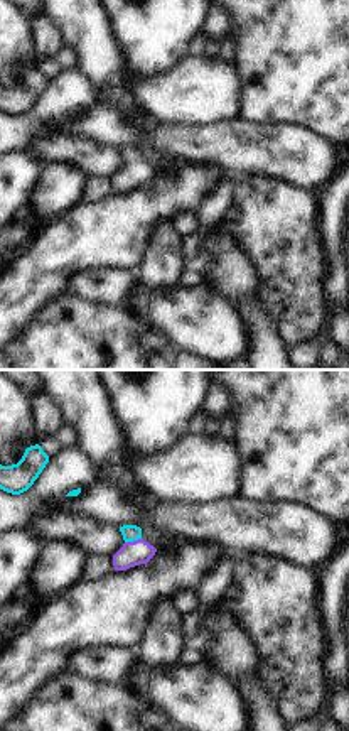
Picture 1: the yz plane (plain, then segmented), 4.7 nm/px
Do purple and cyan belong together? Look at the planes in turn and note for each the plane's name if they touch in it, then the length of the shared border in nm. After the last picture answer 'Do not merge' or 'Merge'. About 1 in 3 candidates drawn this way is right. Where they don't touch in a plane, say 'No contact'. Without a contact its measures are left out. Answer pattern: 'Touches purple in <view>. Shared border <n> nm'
Touches purple in yz. Shared border 80 nm

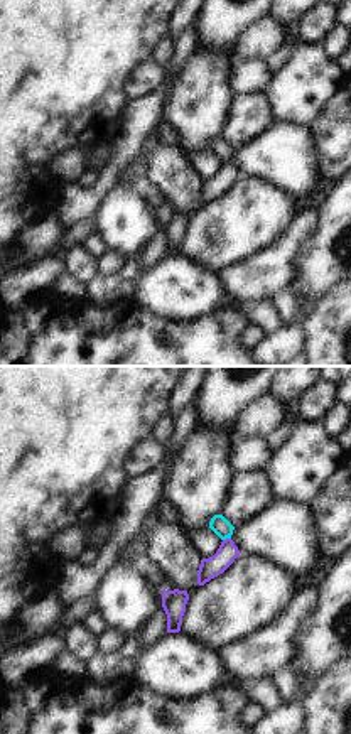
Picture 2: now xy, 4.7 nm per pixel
Touches purple in xy. Shared border 40 nm

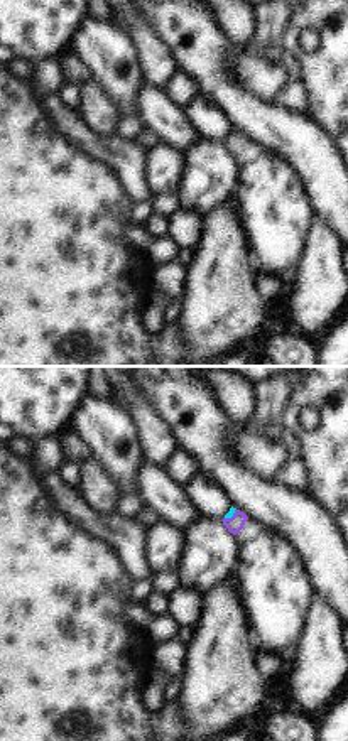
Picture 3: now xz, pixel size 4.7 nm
Touches purple in xz. Shared border 80 nm

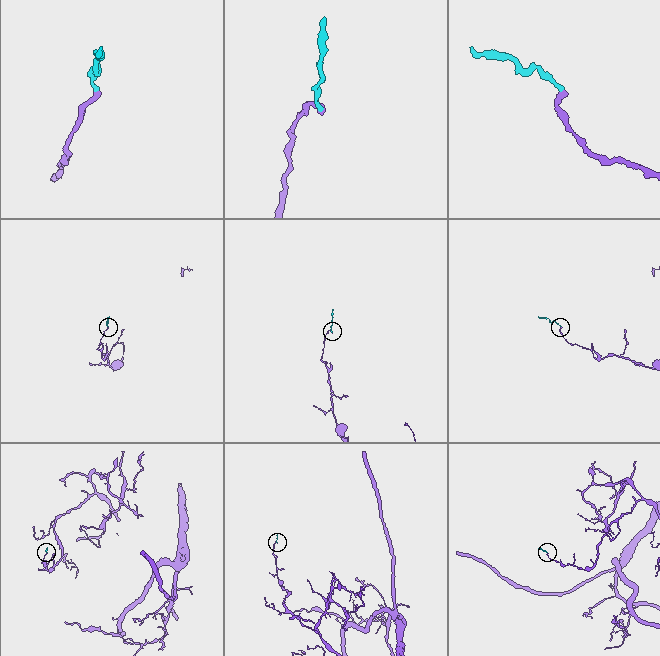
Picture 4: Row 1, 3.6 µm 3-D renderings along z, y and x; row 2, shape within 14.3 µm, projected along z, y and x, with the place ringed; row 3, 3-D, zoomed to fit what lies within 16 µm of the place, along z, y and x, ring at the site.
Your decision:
Merge

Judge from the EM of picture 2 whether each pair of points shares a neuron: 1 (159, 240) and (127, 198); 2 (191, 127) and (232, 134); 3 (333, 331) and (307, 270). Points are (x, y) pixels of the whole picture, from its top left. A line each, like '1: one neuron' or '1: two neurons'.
1: two neurons
2: two neurons
3: two neurons

